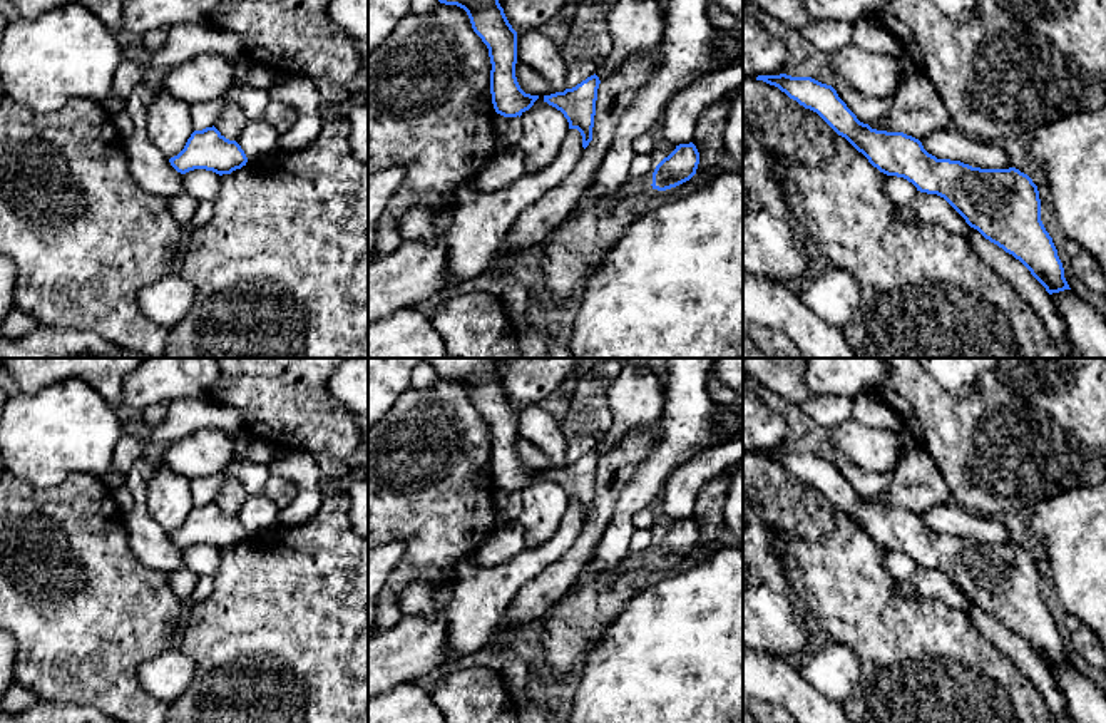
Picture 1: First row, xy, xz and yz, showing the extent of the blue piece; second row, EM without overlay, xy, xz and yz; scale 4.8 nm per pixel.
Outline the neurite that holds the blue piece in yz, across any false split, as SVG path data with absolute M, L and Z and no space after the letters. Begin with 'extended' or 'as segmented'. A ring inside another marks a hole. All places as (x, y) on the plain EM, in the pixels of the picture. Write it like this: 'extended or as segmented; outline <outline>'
as segmented; outline M758 450L805 484L817 487L868 537L887 551L904 552L917 566L944 572L986 614L1019 634L1049 669L1071 664L1052 613L1041 596L1041 574L1032 554L1016 542L981 544L937 534L904 507L863 499L832 460L812 452Z

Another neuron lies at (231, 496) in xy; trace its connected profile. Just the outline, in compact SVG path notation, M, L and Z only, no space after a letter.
M234 437L234 447L231 454L231 462L228 470L223 474L223 482L216 492L214 502L229 515L238 515L243 504L249 497L244 485L234 474L234 469L244 462L248 457L264 460L271 454L271 445L264 440L253 438L251 442L243 442Z

